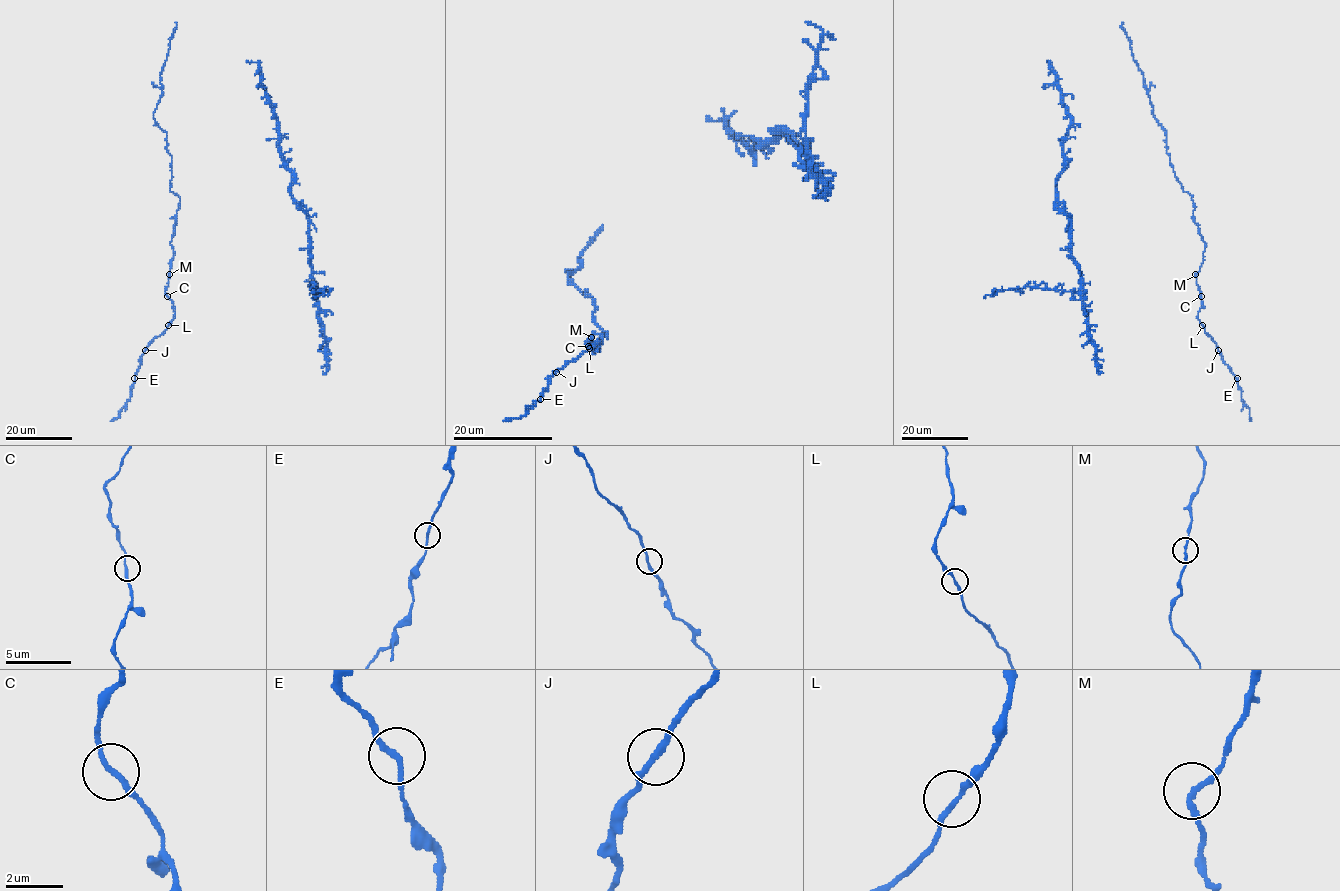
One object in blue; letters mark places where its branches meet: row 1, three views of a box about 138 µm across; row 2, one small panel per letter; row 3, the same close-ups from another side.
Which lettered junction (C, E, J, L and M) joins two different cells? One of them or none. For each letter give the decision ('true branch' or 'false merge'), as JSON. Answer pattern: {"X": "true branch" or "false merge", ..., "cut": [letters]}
{"C": "true branch", "E": "true branch", "J": "true branch", "L": "true branch", "M": "true branch", "cut": []}

